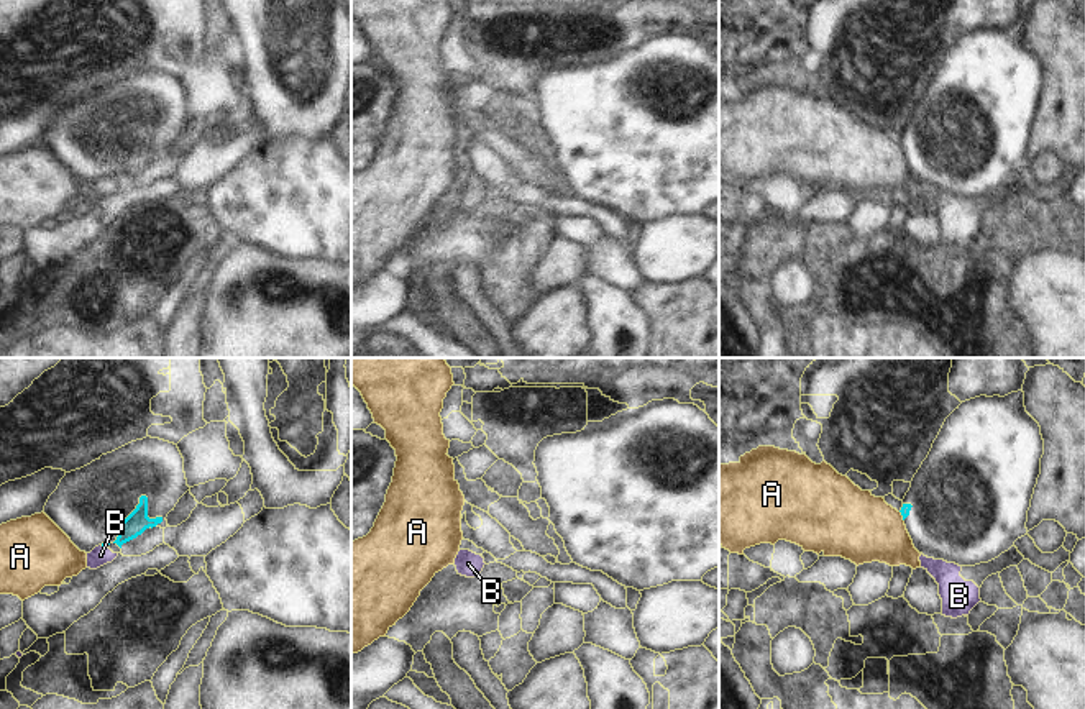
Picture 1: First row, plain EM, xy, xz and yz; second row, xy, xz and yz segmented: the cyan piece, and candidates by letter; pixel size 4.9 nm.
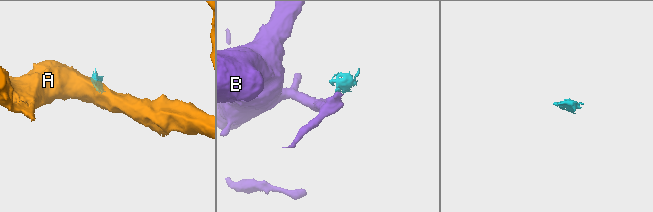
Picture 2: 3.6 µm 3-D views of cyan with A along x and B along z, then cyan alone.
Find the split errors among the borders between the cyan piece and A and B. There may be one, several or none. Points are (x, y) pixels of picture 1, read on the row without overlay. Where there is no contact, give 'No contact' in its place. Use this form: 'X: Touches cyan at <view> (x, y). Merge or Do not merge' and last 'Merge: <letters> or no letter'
A: Touches cyan at yz (901, 146). Do not merge
B: Touches cyan at xy (104, 178). Do not merge
Merge: no letter.

